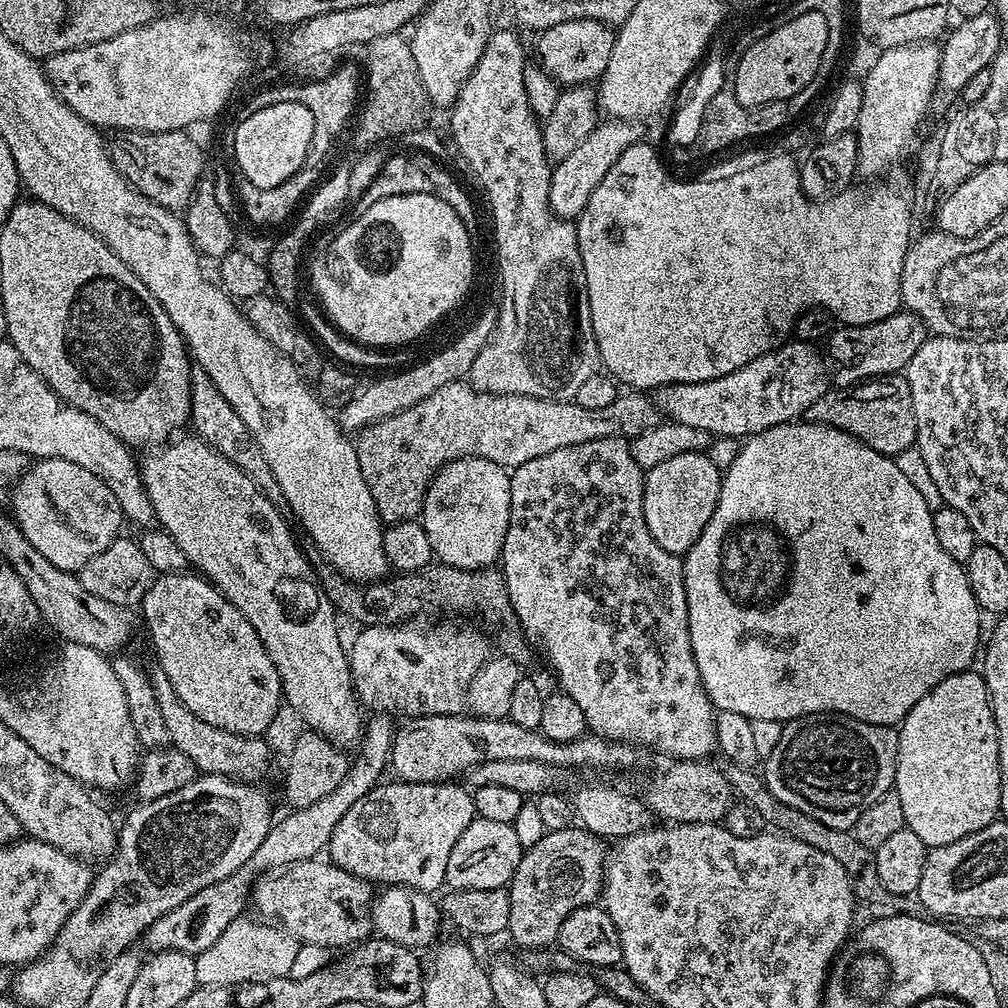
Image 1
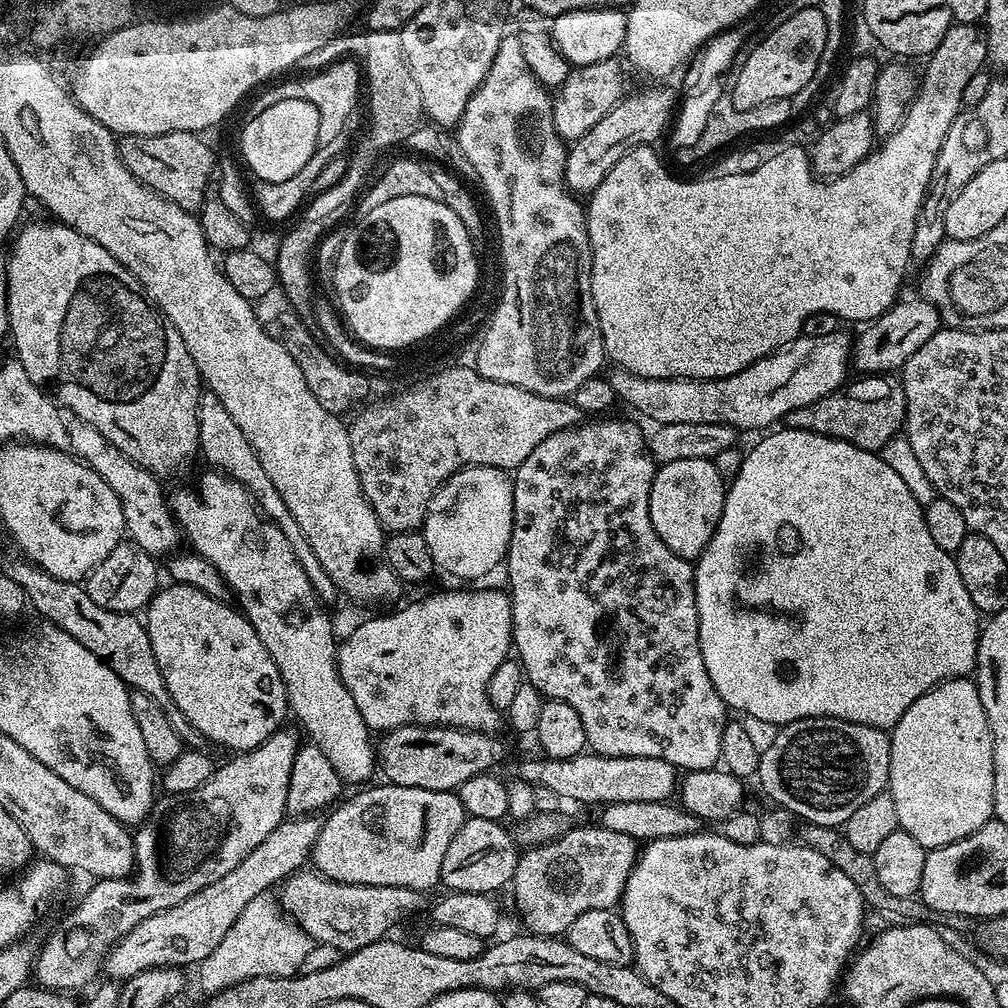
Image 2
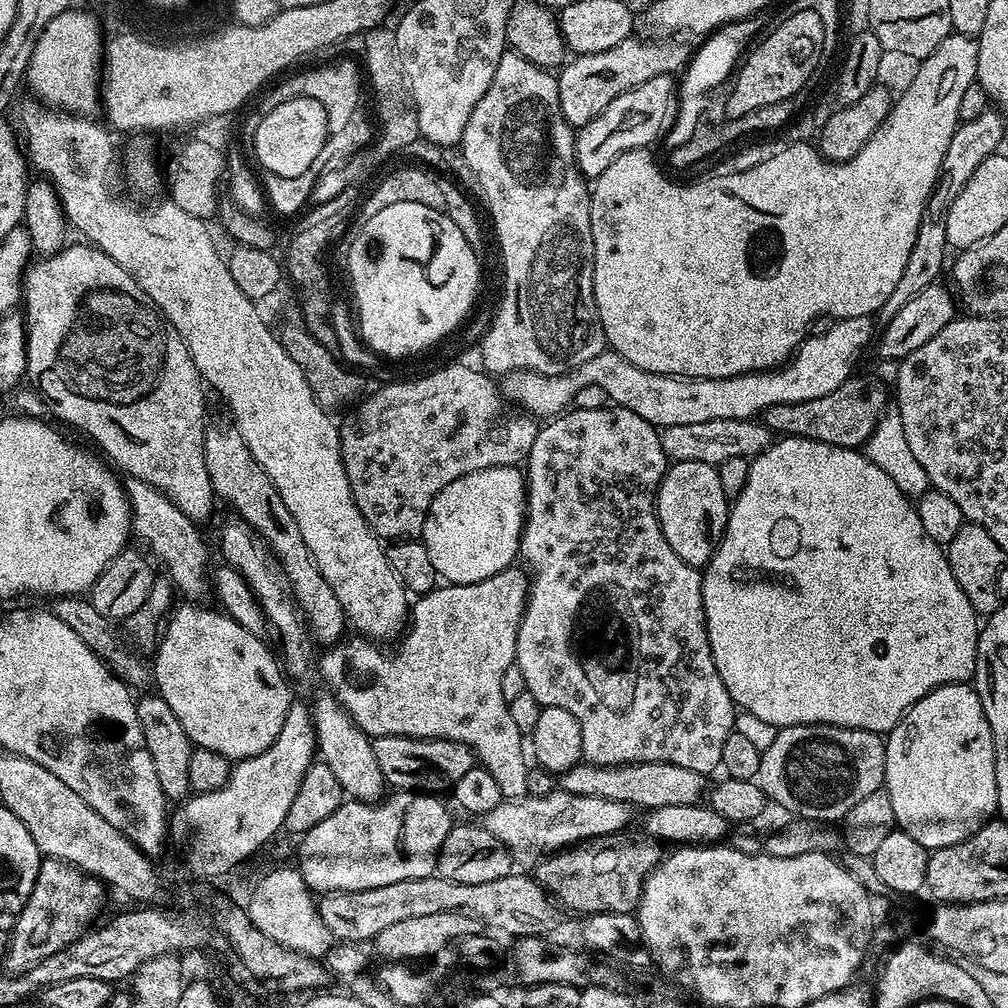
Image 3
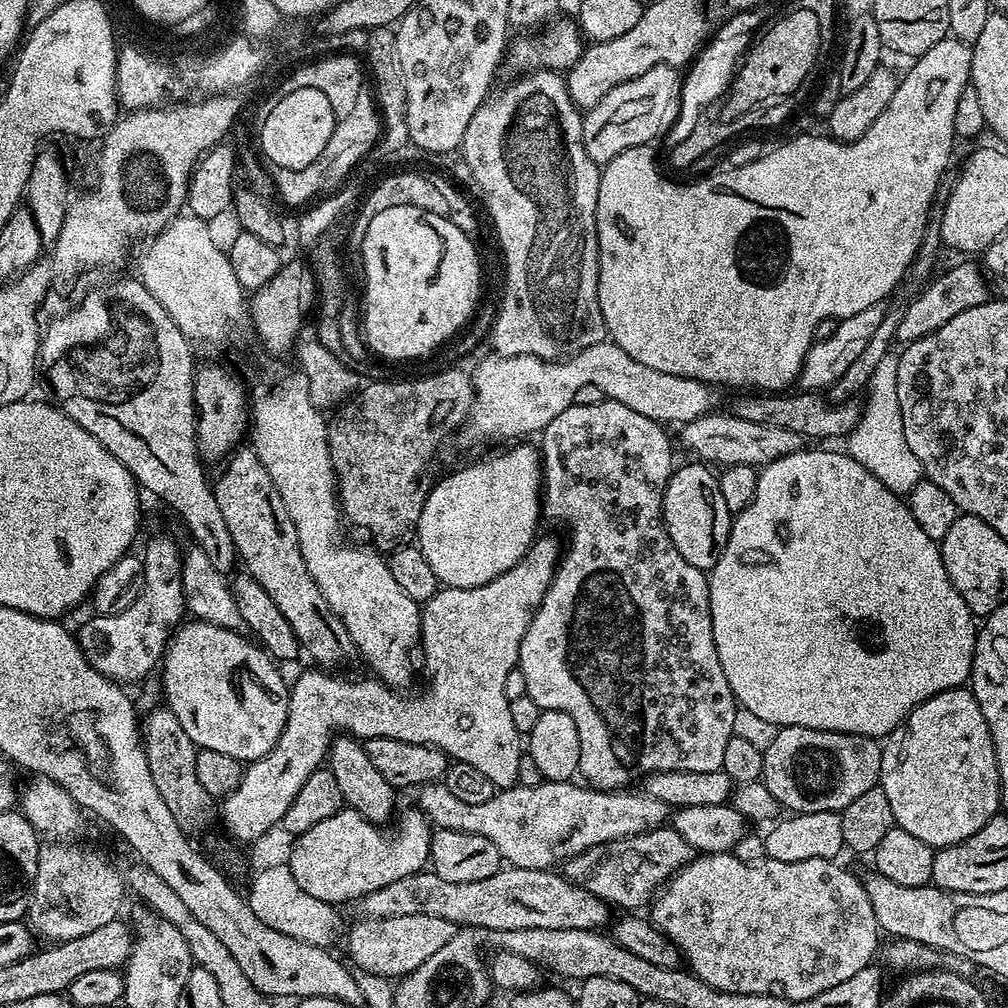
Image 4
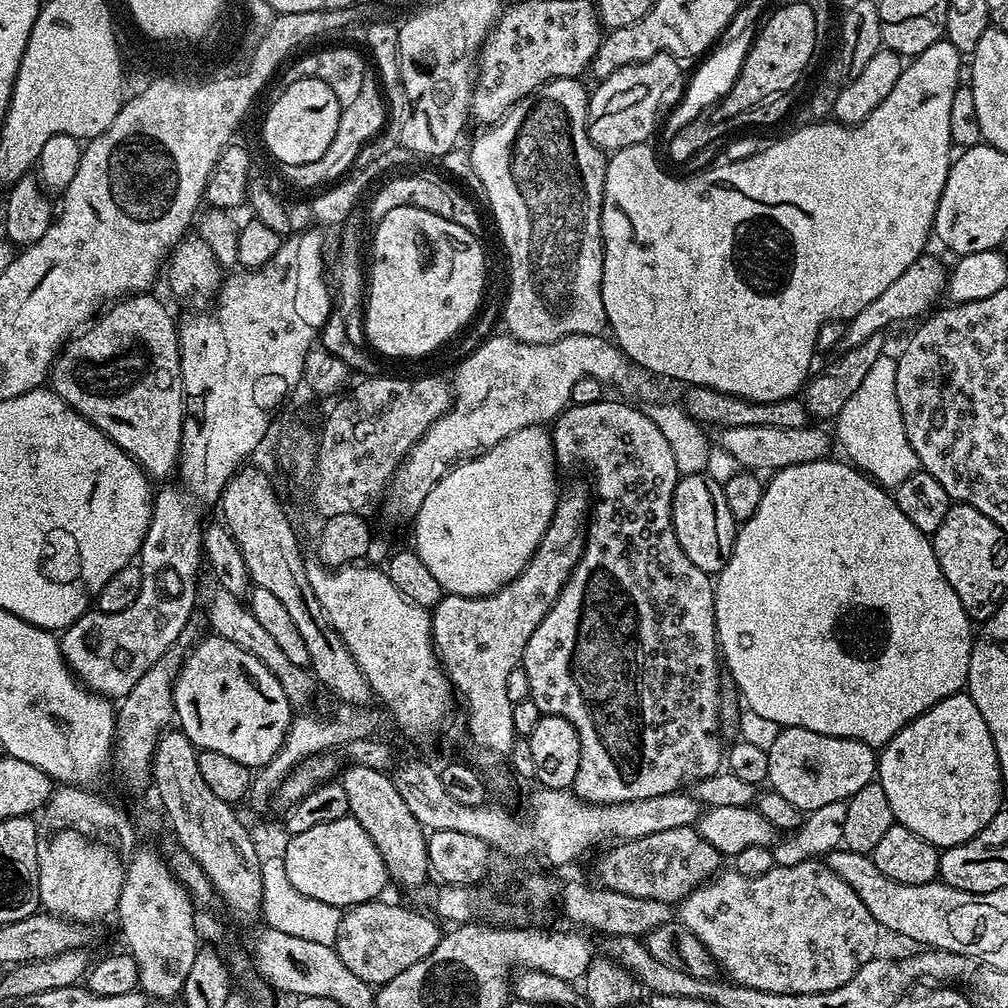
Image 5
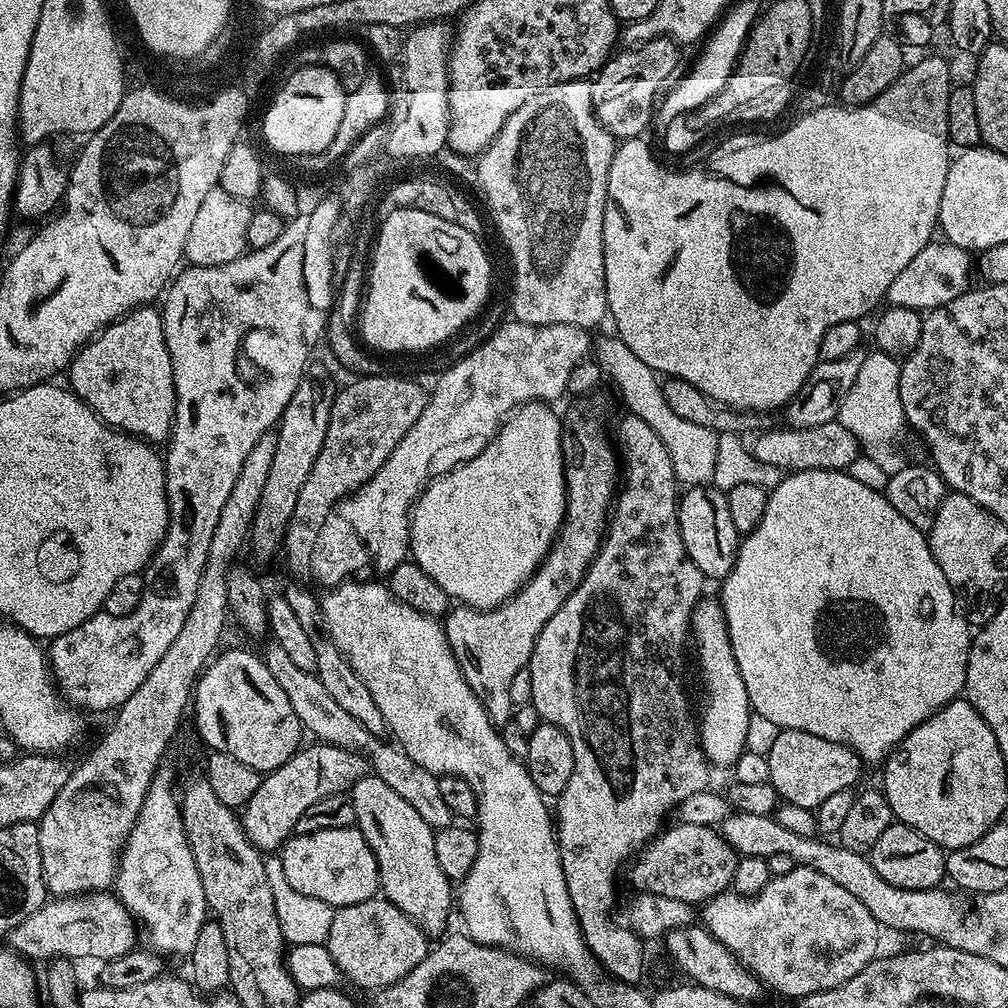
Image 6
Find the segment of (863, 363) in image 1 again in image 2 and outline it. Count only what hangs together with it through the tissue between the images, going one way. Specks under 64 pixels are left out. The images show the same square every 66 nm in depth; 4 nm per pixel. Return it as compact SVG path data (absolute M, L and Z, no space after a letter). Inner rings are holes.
M921 297L901 299L888 308L878 319L871 321L855 337L852 345L853 369L860 374L890 374L903 369L915 350L920 349L941 328L940 315L932 303Z

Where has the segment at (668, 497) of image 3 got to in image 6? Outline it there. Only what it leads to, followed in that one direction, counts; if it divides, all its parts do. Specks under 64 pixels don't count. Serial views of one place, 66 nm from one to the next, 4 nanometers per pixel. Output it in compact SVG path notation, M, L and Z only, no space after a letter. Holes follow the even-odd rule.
M713 486L689 487L684 493L679 497L676 517L688 556L704 577L723 581L736 564L736 549L742 539L730 520L725 493Z

